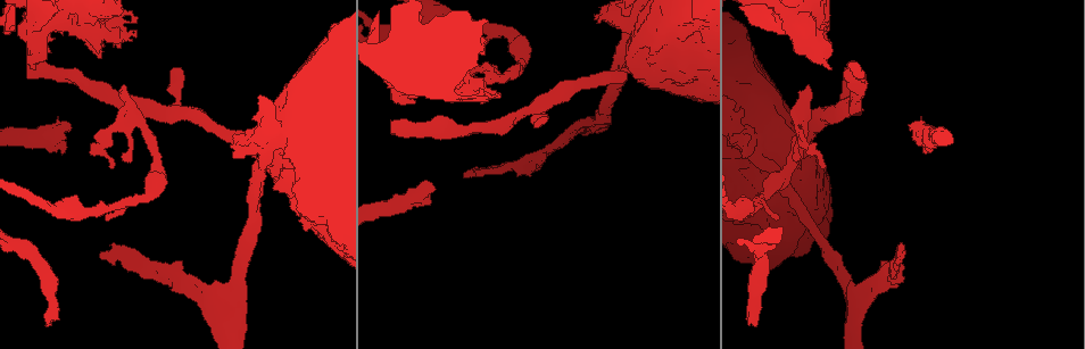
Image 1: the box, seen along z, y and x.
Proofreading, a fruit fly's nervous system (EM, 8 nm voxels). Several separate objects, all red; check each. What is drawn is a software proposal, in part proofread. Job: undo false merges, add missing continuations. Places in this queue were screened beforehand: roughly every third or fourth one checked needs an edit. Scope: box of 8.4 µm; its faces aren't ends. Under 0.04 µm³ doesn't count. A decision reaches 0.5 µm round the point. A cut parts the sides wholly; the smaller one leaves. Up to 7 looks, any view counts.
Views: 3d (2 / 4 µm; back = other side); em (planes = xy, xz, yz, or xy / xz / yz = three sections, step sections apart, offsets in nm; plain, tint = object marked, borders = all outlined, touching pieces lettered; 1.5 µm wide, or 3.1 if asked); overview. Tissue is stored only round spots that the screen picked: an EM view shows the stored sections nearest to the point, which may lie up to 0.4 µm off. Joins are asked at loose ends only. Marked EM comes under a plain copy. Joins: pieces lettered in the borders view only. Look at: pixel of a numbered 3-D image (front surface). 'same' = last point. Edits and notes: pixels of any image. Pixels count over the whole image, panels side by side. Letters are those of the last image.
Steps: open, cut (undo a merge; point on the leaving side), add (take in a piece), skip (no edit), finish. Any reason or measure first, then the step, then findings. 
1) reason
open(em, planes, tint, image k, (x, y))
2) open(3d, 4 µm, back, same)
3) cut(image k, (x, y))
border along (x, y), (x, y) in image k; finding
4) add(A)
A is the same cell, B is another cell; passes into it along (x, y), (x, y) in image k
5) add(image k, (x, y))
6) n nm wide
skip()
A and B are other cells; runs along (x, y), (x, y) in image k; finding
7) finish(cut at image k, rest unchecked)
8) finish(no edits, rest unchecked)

free end
open(em, planes, borders, image 1, (775, 219))

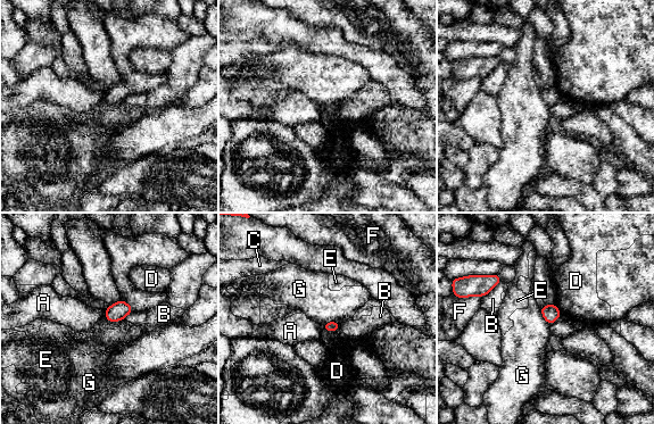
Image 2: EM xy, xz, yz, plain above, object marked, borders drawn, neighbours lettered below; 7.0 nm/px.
skip()
A, B, C, D, E, F and G are other cells; border along (104, 316), (108, 321), (123, 321) in image 2; no lettered piece goes on from it

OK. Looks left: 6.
open(em, planes, borders, image 1, (791, 112))

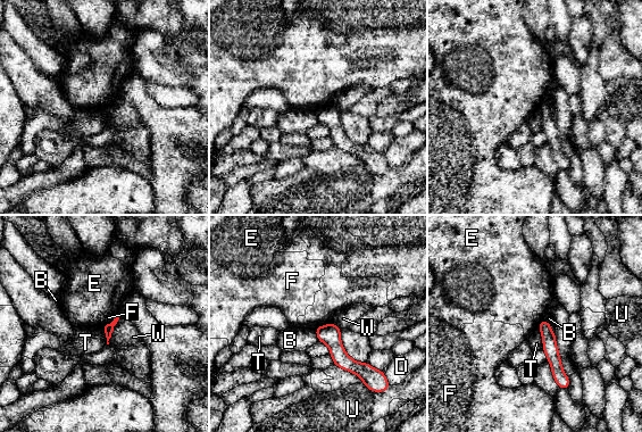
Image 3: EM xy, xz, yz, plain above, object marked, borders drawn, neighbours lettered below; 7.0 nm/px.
skip()
B, D, E, F, T, U and W are other cells; border along (115, 317), (109, 323), (100, 326) in image 3; no lettered piece goes on from it

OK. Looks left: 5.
free end
open(3d, 2 µm, image 1, (64, 127))

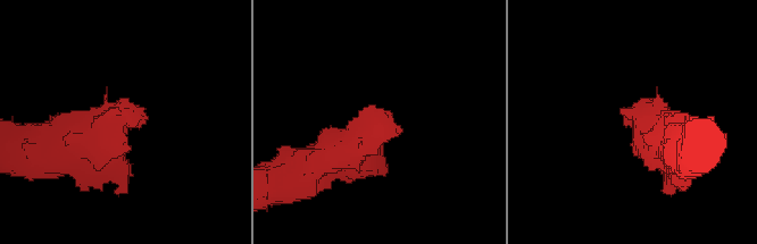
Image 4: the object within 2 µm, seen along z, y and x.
need the tissue
open(em, xz, step 8, tint, image 4, (120, 111))

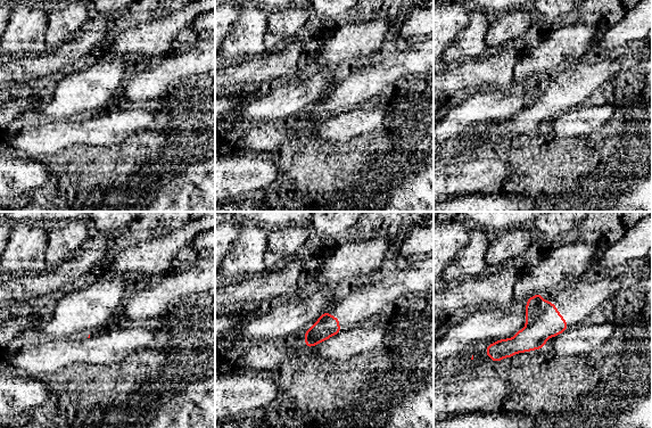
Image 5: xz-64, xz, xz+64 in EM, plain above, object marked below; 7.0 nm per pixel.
another direction
open(em, planes, borders, same)

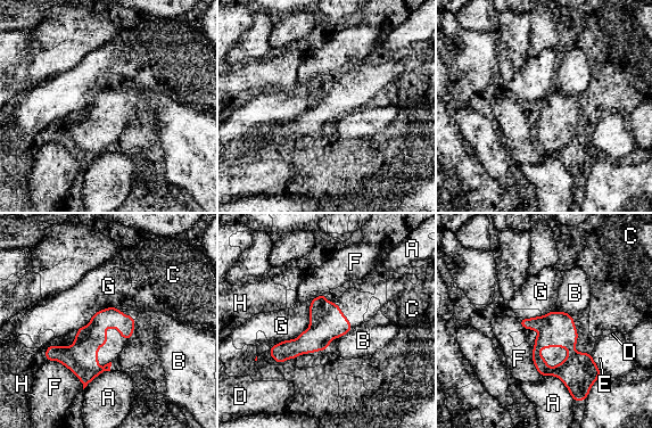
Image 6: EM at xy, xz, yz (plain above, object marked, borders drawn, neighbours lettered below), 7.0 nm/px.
skip()
A, B, C, D, E, F, G and H are other cells; runs along (131, 320), (106, 320), (73, 353), (49, 355) in image 6; no lettered piece goes on from it

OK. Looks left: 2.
finish(no edits, rest unchecked)

